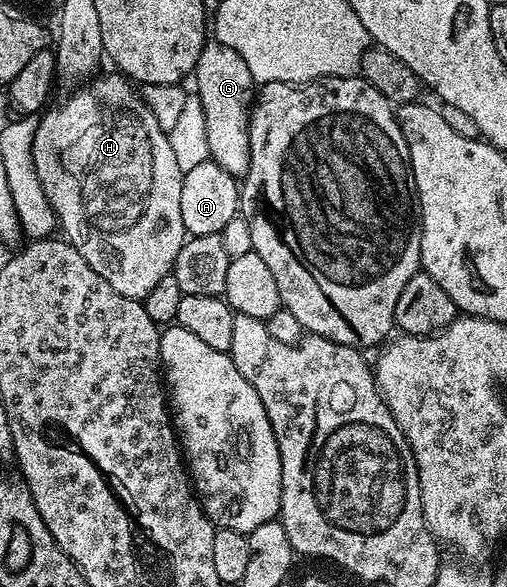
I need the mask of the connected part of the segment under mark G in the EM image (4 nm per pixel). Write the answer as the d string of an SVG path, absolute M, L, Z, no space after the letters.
M216 38L206 39L199 54L195 69L197 94L206 115L207 146L209 159L213 160L227 174L243 178L251 162L251 142L249 141L249 117L255 99L255 81L247 62L231 46L223 46Z

